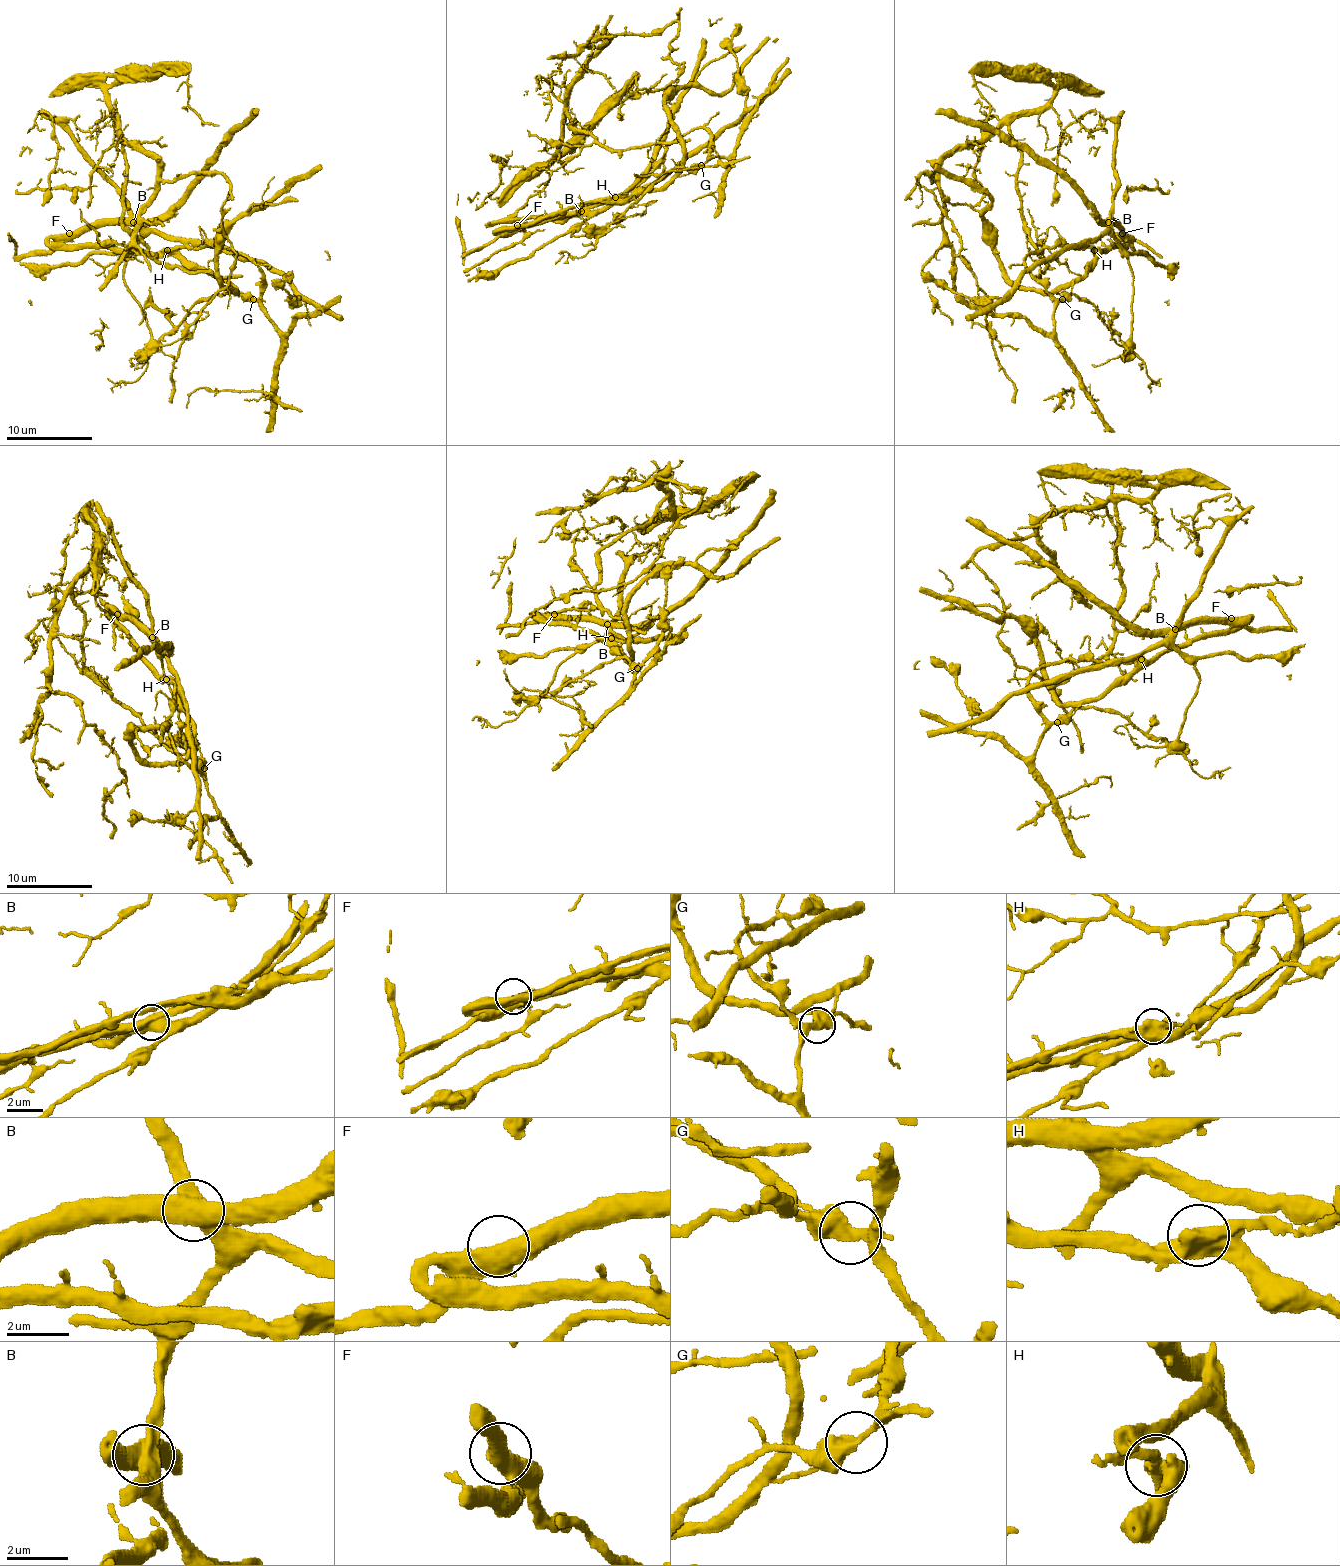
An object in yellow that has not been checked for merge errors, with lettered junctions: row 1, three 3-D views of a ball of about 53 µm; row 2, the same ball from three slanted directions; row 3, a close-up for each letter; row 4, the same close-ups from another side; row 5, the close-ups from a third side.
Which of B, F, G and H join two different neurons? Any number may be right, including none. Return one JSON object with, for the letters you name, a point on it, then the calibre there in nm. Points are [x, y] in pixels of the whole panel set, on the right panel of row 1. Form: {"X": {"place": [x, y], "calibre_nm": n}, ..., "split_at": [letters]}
{"B": {"place": [1108, 222], "calibre_nm": 550}, "H": {"place": [1094, 250], "calibre_nm": 500}, "split_at": ["B", "H"]}

